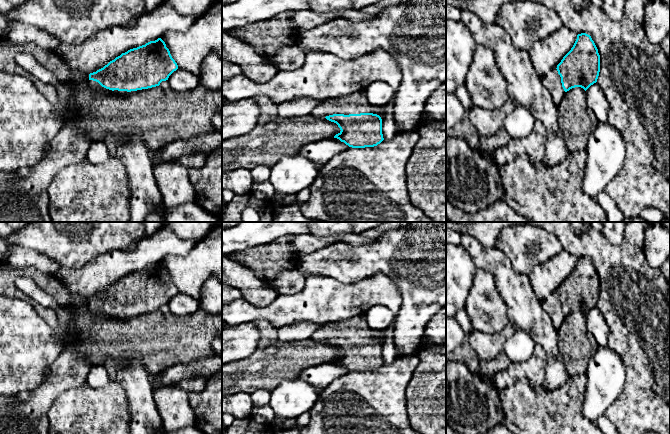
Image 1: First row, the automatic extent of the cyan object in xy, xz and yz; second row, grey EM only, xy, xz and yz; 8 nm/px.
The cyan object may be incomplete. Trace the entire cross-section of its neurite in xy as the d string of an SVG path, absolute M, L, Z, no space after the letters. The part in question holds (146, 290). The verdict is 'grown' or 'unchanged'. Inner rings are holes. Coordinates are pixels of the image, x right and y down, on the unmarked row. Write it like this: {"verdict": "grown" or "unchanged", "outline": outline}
{"verdict": "grown", "outline": "M158 262L145 269L122 277L103 292L89 298L90 310L96 314L106 314L117 319L127 319L137 314L159 310L162 305L178 293L165 266Z"}

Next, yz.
{"verdict": "grown", "outline": "M581 257L557 292L546 298L542 306L550 316L554 328L558 330L570 313L581 311L586 315L596 307L599 296L598 273L590 259Z"}

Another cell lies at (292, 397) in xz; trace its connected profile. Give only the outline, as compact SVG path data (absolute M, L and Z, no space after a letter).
M297 378L281 381L271 392L269 406L274 412L274 418L270 424L276 431L280 431L284 420L296 419L309 412L320 393L321 390Z

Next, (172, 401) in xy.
M203 376L183 379L154 392L158 413L167 431L194 426L196 418L189 404L189 396L191 392L203 390L207 379Z

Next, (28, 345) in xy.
M0 295L0 396L32 391L48 380L48 367L64 351L75 314L68 308L56 308L58 323L49 326L25 300Z

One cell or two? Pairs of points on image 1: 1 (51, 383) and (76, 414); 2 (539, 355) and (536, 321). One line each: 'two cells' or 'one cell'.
1: two cells
2: two cells

